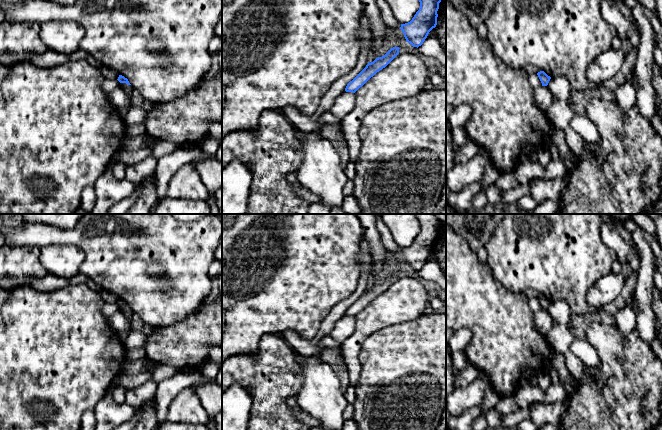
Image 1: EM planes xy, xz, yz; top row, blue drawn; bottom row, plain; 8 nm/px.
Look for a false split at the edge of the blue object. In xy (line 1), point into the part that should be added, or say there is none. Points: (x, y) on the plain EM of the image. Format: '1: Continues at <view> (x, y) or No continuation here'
1: No continuation here

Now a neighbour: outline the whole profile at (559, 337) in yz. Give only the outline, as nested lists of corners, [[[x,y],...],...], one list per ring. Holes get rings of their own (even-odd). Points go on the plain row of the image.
[[[552,301],[547,311],[554,321],[553,327],[546,334],[549,344],[555,351],[565,356],[566,367],[575,380],[589,381],[586,365],[570,350],[575,339],[568,328],[568,323],[573,315],[570,306],[565,301]]]

